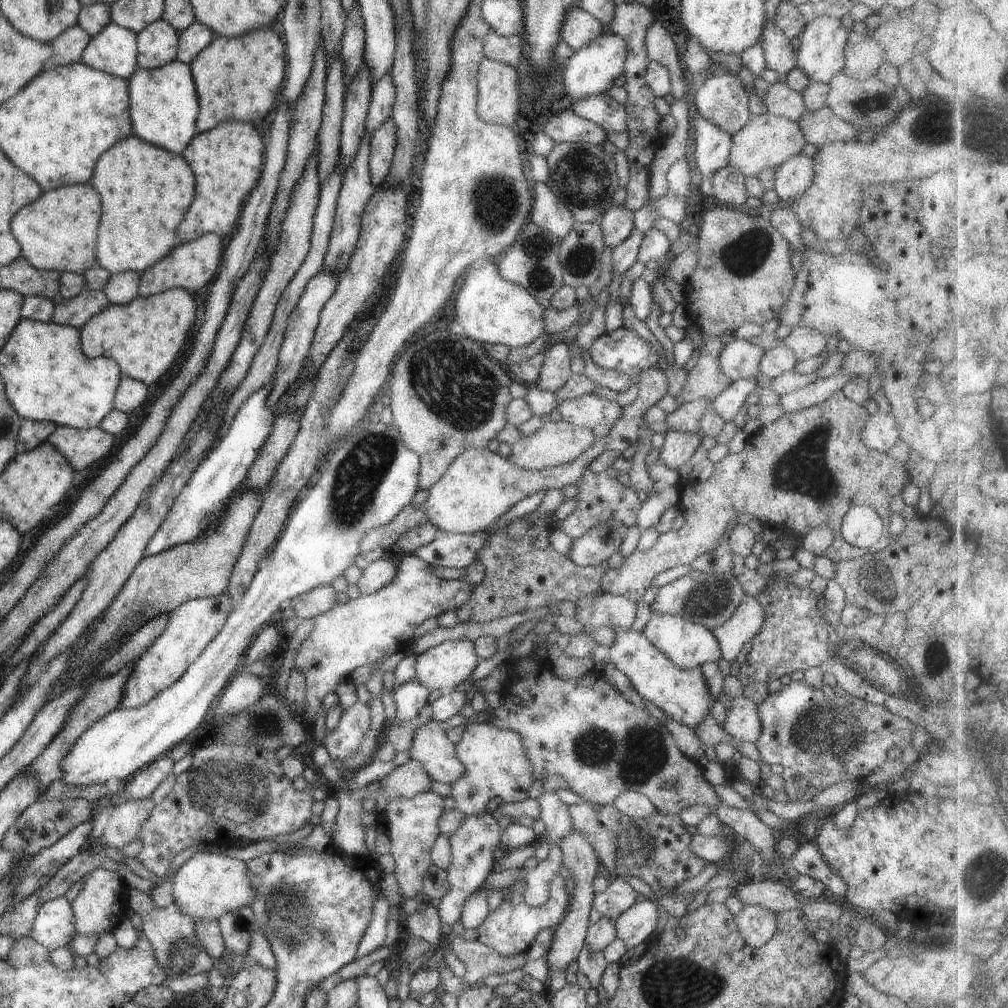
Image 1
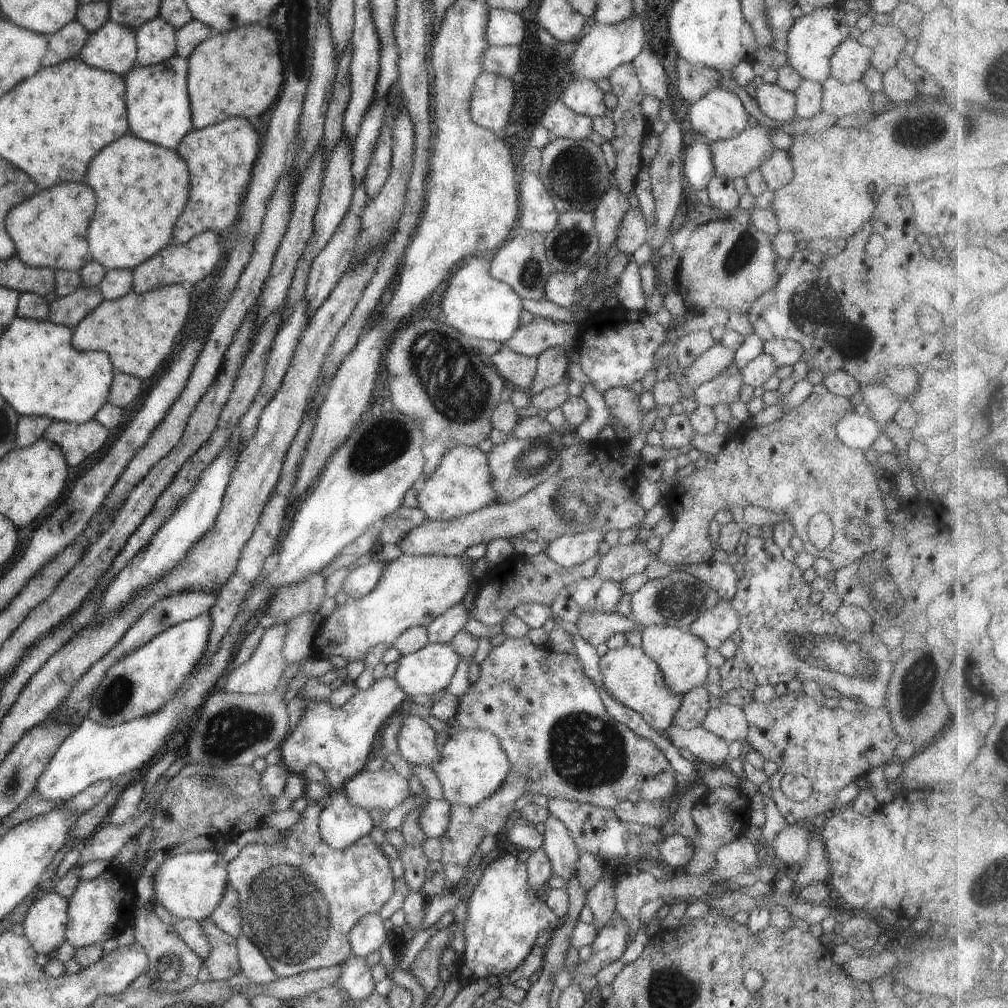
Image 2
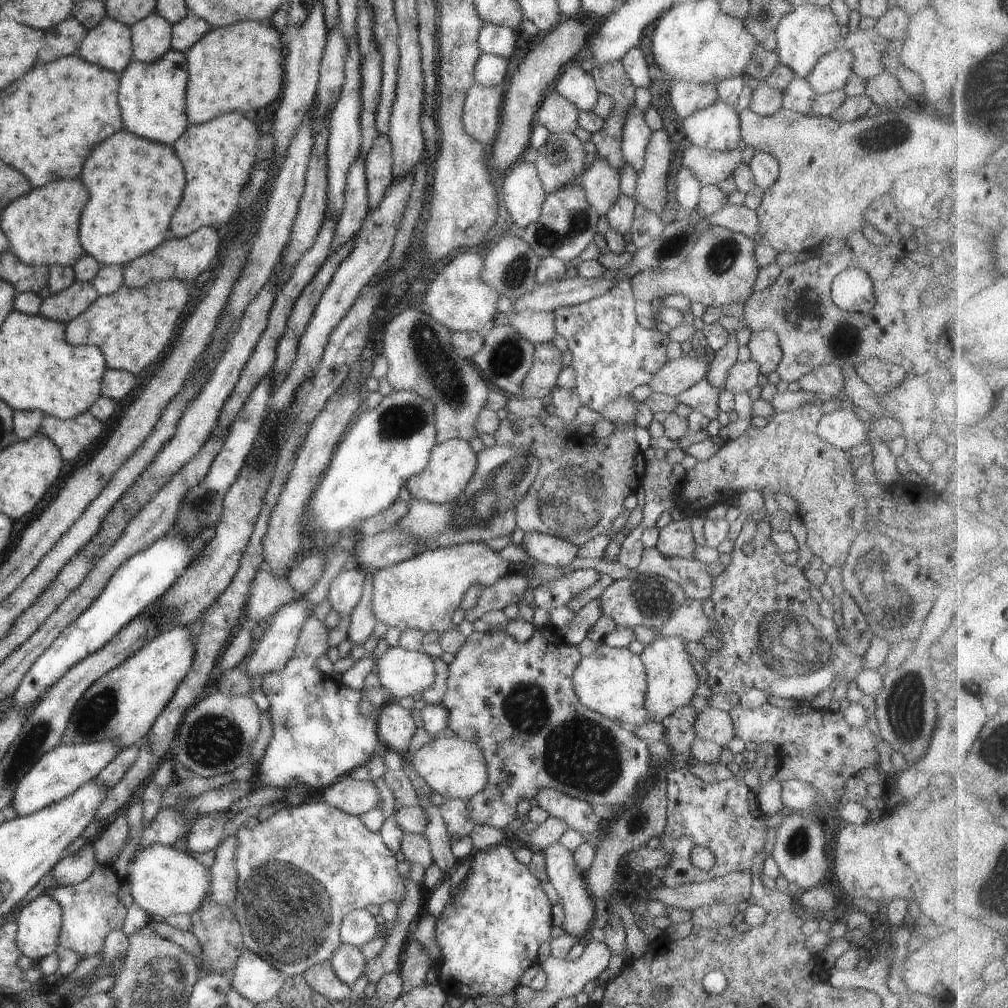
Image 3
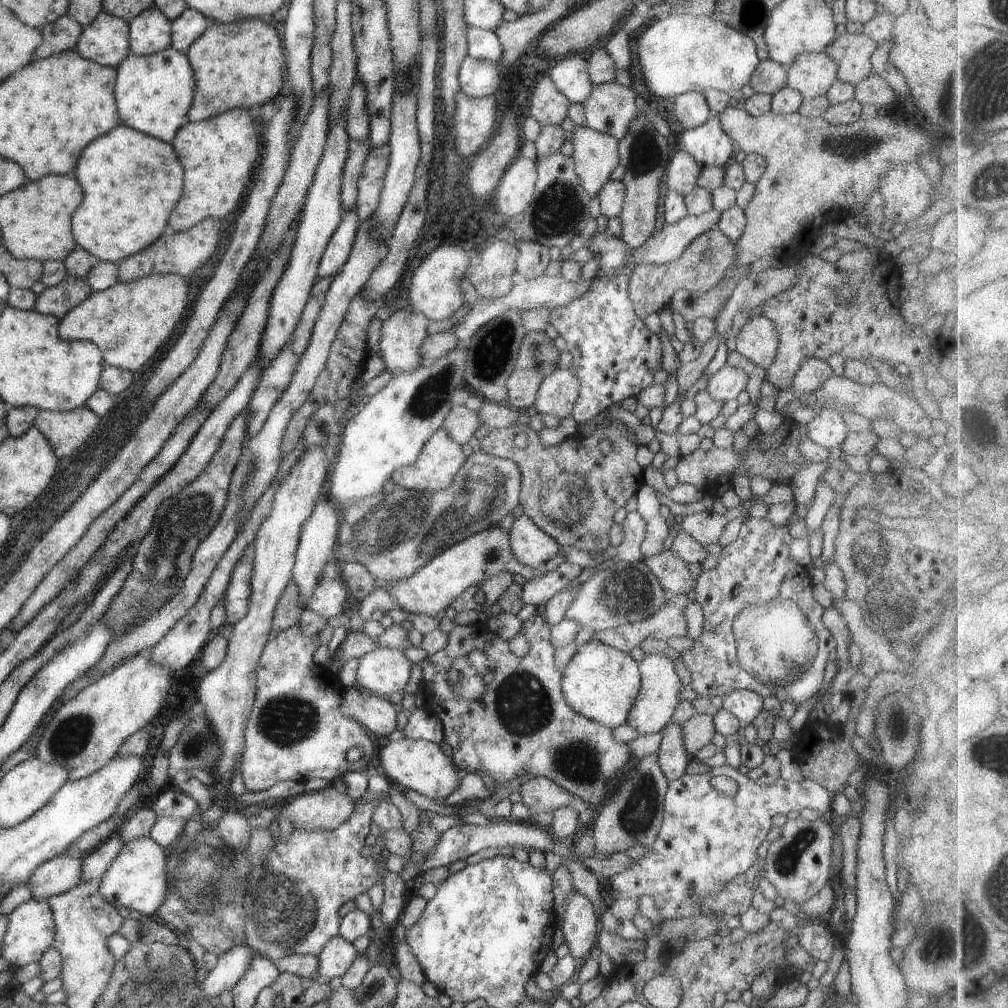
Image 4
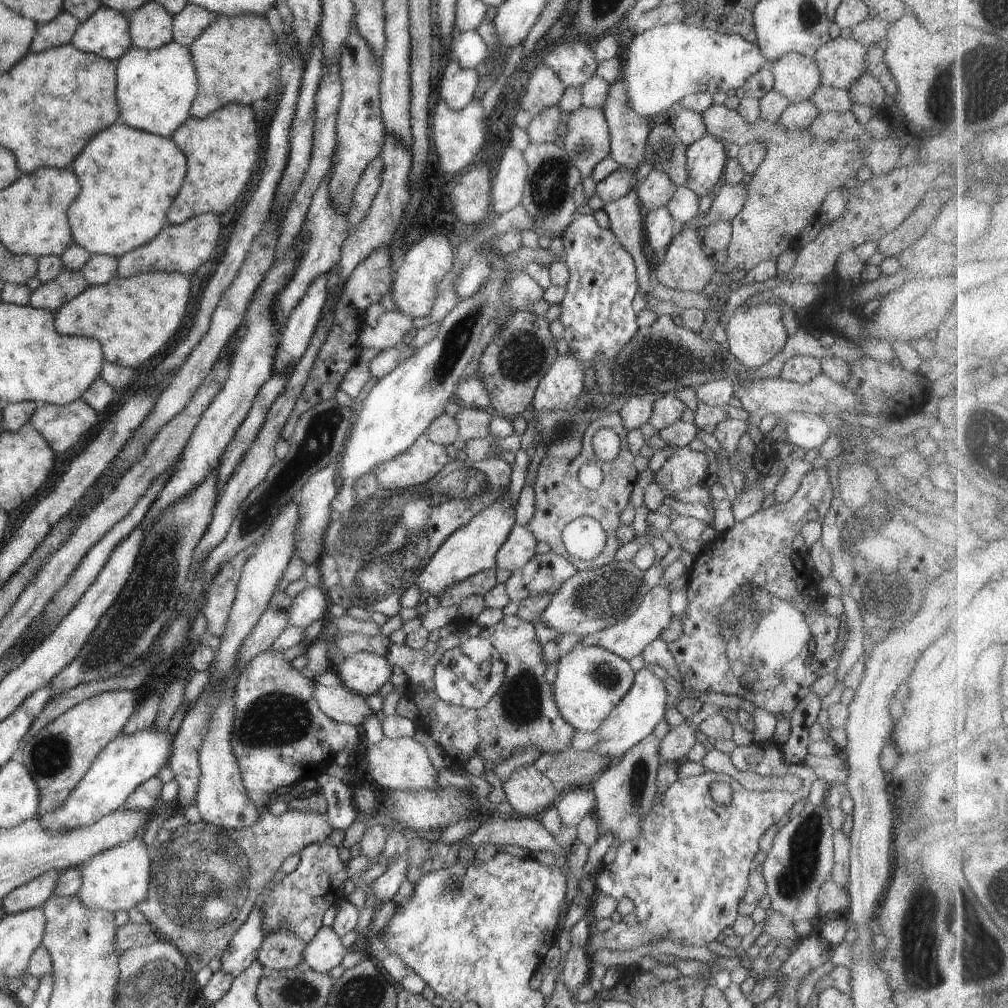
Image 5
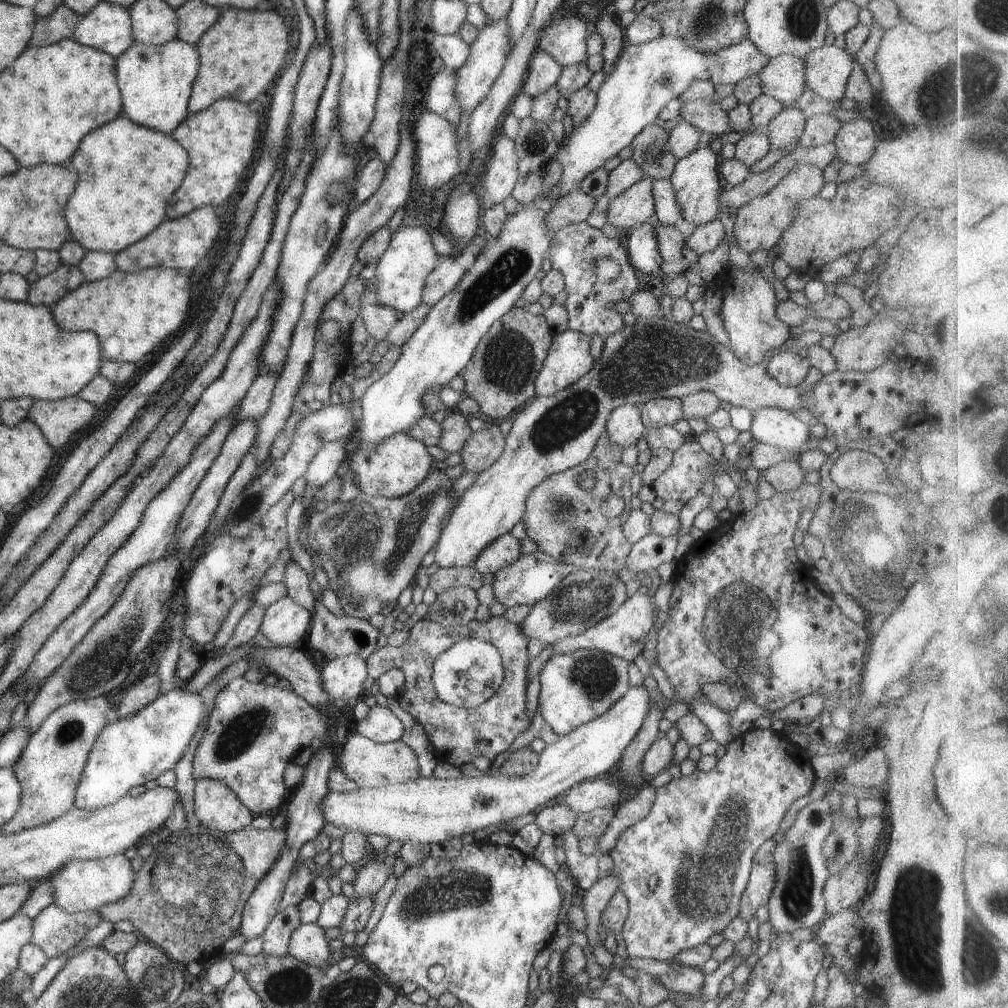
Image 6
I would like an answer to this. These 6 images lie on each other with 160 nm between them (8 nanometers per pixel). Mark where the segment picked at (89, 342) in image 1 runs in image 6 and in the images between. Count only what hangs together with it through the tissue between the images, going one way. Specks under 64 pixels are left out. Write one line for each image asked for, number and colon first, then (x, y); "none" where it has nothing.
2: (139, 329)
3: (133, 326)
4: (129, 322)
5: (134, 317)
6: (134, 313)

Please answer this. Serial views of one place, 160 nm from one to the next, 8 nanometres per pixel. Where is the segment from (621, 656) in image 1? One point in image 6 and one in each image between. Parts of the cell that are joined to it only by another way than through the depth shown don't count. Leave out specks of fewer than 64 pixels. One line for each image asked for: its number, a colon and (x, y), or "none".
2: (632, 677)
3: (612, 681)
4: (601, 682)
5: (590, 681)
6: (575, 688)

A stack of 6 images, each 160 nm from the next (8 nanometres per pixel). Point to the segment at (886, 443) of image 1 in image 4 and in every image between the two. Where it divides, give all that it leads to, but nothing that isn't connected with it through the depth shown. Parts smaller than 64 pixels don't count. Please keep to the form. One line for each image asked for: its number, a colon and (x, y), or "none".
2: (858, 430)
3: (843, 428)
4: (827, 428)

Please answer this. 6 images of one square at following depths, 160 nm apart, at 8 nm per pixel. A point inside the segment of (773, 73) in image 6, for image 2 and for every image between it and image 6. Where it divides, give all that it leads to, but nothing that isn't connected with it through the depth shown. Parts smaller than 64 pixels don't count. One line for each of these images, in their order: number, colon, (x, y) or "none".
2: (849, 61)
3: (830, 73)
4: (811, 74)
5: (797, 77)

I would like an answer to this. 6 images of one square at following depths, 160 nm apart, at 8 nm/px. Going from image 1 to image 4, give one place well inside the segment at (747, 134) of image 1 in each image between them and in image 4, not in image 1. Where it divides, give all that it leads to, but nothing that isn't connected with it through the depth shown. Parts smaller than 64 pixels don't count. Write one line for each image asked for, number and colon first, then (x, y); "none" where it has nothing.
2: (734, 158)
3: (710, 167)
4: (682, 171)

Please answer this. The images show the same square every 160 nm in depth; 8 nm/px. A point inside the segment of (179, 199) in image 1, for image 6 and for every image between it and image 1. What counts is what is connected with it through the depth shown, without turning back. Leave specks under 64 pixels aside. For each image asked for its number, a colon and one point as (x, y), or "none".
2: (142, 188)
3: (137, 184)
4: (132, 181)
5: (129, 177)
6: (129, 172)

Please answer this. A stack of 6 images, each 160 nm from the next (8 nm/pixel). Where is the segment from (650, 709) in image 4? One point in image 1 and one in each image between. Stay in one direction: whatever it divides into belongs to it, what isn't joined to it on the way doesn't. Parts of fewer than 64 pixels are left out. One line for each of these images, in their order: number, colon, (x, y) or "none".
1: (688, 644)
2: (680, 655)
3: (672, 681)

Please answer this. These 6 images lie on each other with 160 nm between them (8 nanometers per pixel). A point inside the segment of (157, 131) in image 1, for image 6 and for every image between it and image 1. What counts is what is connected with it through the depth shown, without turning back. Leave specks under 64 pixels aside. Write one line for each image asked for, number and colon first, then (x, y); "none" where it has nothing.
2: (159, 106)
3: (152, 96)
4: (154, 92)
5: (155, 87)
6: (155, 81)

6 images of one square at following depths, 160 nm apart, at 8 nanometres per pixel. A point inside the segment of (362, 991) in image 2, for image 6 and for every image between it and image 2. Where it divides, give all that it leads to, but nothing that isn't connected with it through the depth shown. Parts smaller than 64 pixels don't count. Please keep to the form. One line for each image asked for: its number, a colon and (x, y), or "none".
3: (347, 962)
4: (337, 955)
5: (325, 951)
6: (308, 944)

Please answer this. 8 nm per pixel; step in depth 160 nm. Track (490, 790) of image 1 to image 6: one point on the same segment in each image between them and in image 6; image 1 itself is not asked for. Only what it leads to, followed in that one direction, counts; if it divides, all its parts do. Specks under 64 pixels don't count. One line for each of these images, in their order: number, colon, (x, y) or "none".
2: (472, 765)
3: (455, 768)
4: (420, 765)
5: (402, 763)
6: (369, 764)

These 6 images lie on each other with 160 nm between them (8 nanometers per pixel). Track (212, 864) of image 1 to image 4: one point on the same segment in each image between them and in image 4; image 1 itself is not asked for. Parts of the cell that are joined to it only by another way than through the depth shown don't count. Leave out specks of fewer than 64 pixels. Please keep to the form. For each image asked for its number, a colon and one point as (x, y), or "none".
2: (189, 885)
3: (164, 881)
4: (137, 878)

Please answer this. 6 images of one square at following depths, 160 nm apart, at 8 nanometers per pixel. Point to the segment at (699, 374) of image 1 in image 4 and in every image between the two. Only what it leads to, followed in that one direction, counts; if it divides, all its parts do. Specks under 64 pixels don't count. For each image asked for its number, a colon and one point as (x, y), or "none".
2: (728, 265)
3: (721, 268)
4: (700, 267)

